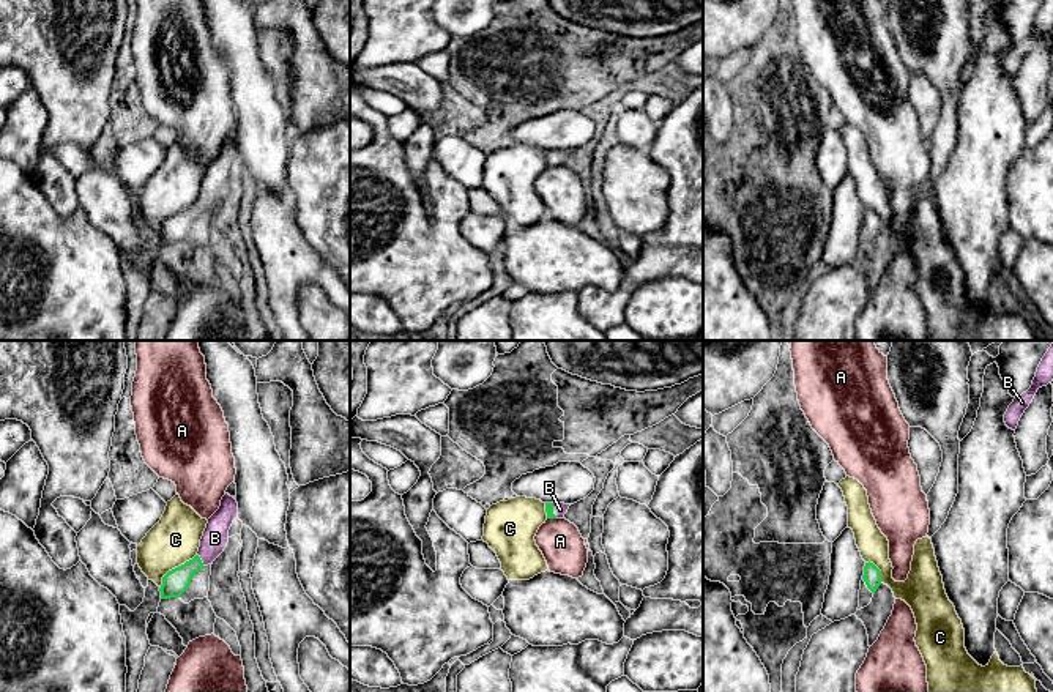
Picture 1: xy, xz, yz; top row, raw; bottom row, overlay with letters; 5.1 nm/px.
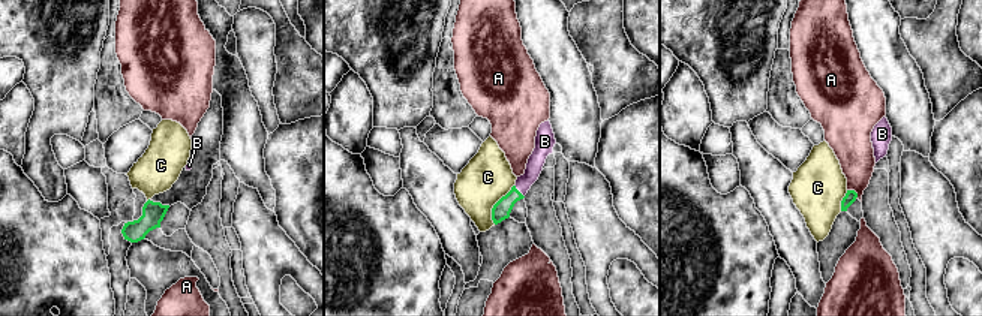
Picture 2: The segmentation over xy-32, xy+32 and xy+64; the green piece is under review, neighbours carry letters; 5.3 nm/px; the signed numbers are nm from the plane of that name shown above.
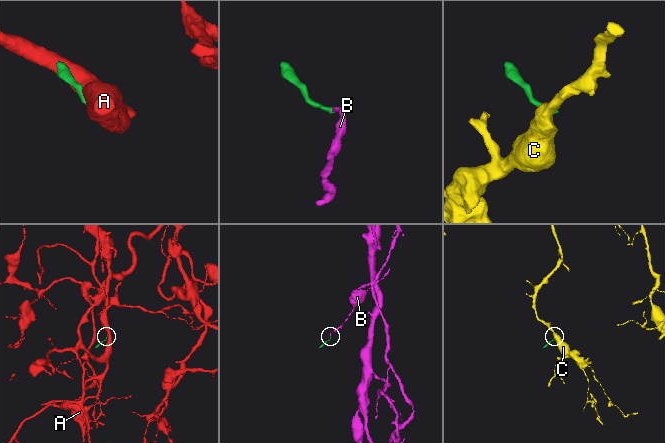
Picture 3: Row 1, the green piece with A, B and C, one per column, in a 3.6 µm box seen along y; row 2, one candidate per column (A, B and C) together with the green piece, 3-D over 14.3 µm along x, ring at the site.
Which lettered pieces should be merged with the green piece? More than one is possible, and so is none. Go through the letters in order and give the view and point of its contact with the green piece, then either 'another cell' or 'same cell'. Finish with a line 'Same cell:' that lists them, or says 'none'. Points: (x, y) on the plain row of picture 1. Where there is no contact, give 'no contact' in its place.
A: xz (552, 164) | another cell
B: xy (200, 207) | same cell
C: xy (175, 215) | another cell
Same cell: B

